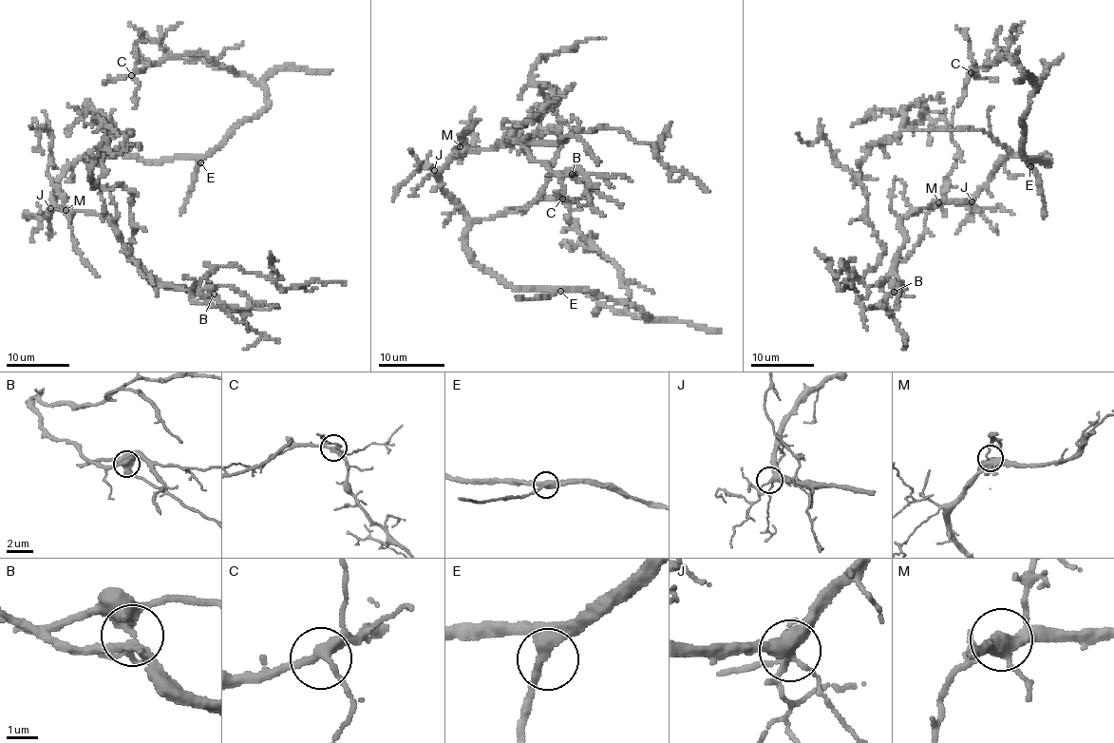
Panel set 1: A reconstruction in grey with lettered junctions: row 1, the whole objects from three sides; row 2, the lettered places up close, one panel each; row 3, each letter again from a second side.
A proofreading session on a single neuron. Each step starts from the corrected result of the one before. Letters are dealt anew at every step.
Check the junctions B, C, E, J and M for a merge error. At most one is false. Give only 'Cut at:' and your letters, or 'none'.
Cut at: B

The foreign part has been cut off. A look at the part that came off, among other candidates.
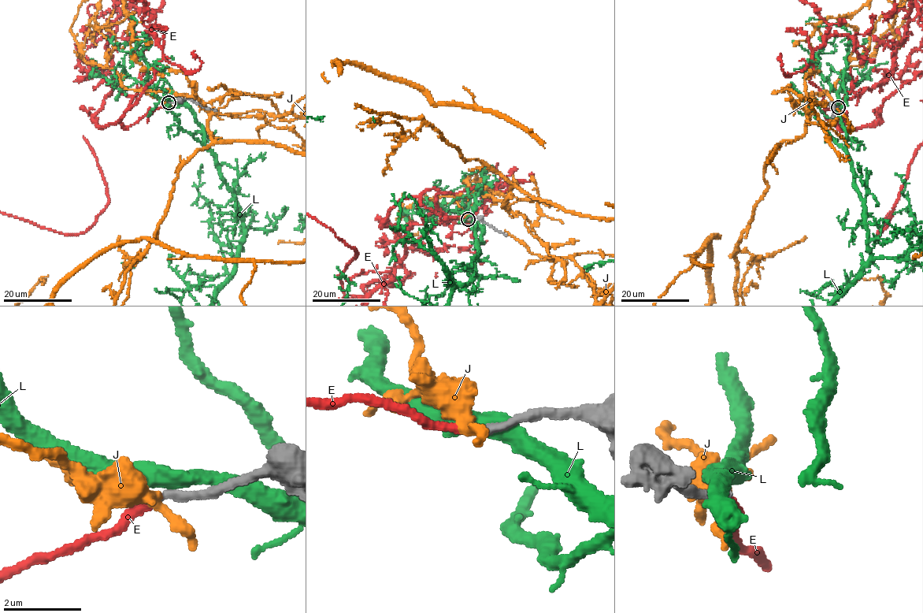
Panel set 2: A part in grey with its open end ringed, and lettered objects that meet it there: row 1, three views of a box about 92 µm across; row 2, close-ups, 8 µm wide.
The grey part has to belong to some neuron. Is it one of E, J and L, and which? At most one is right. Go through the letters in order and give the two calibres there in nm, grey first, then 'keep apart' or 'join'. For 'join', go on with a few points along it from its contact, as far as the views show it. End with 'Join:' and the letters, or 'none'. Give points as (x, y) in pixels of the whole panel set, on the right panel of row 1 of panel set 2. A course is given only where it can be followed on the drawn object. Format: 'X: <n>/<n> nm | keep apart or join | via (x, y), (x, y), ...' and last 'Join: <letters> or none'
E: 220/170 nm | join
J: 220/360 nm | keep apart
L: 240/440 nm | keep apart
Join: E

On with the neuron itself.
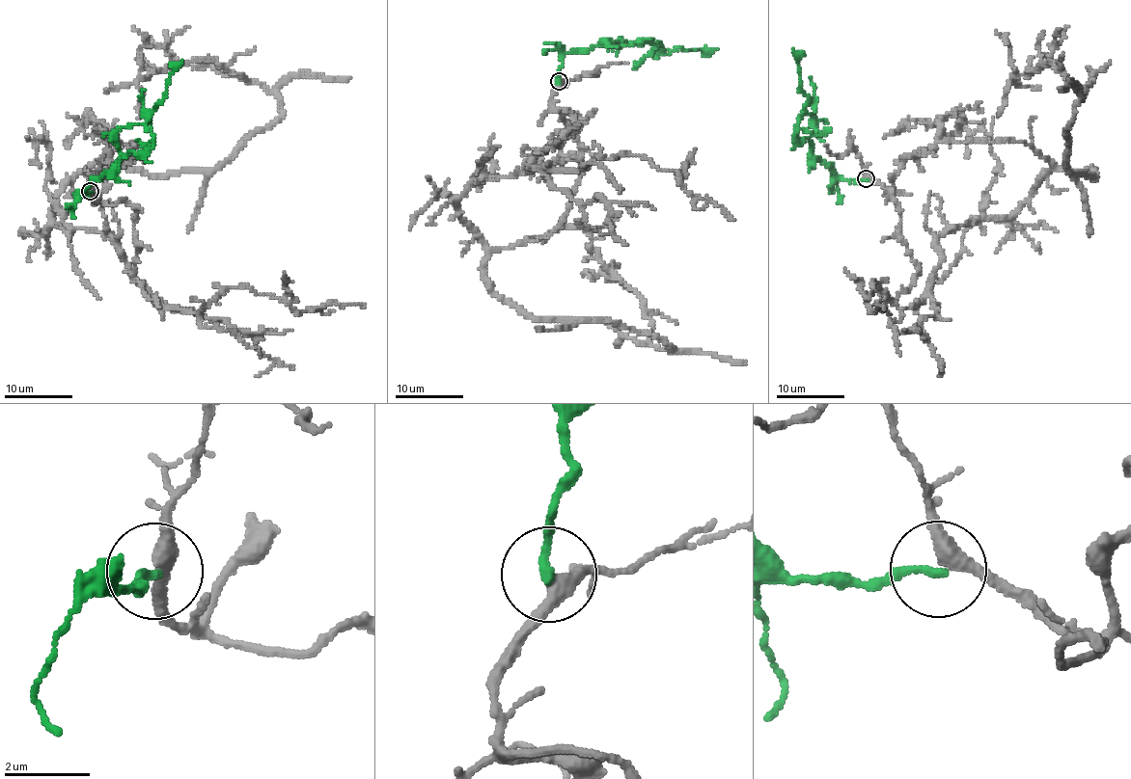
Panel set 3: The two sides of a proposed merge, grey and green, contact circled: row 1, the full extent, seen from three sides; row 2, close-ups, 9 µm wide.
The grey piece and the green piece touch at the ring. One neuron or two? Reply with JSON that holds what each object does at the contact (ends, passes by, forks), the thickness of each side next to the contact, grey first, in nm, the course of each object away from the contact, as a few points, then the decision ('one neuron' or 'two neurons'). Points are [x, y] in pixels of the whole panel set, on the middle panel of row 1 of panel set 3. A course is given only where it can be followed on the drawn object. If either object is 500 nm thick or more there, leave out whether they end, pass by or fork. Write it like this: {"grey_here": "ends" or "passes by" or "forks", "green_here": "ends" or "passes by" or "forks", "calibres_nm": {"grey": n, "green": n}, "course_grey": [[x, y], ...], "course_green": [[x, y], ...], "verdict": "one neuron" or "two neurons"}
{"grey_here": "passes by", "green_here": "ends", "calibres_nm": {"grey": 320, "green": 190}, "course_grey": [[560, 81], [571, 202], [491, 249], [455, 206], [529, 160], [649, 158], [732, 220]], "course_green": [[559, 81], [562, 59], [568, 52], [600, 45], [649, 40], [671, 53], [681, 48], [718, 50]], "verdict": "two neurons"}

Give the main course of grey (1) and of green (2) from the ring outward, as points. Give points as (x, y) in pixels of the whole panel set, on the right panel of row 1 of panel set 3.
1: (865, 177), (890, 190), (974, 139), (1053, 166), (937, 238), (922, 302), (870, 282), (884, 308)
2: (865, 179), (843, 180), (830, 166), (817, 160), (809, 141), (794, 140), (808, 95), (799, 88), (793, 50)

